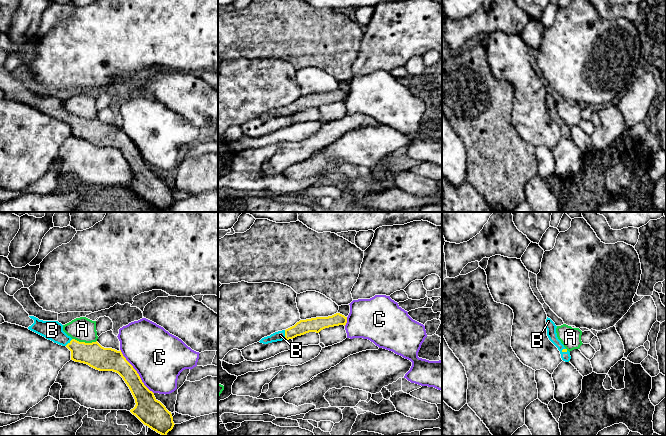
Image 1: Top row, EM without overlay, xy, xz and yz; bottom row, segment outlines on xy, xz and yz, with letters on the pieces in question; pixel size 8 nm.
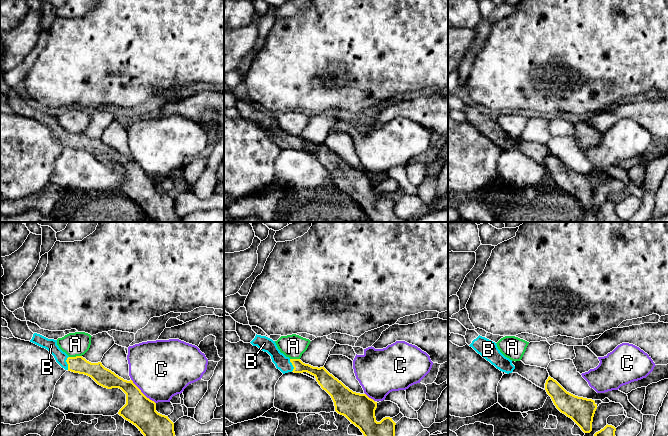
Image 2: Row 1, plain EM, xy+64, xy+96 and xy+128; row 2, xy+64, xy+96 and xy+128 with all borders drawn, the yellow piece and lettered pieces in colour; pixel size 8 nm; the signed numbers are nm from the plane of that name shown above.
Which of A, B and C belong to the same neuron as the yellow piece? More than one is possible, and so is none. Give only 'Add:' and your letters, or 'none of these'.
Add: B

